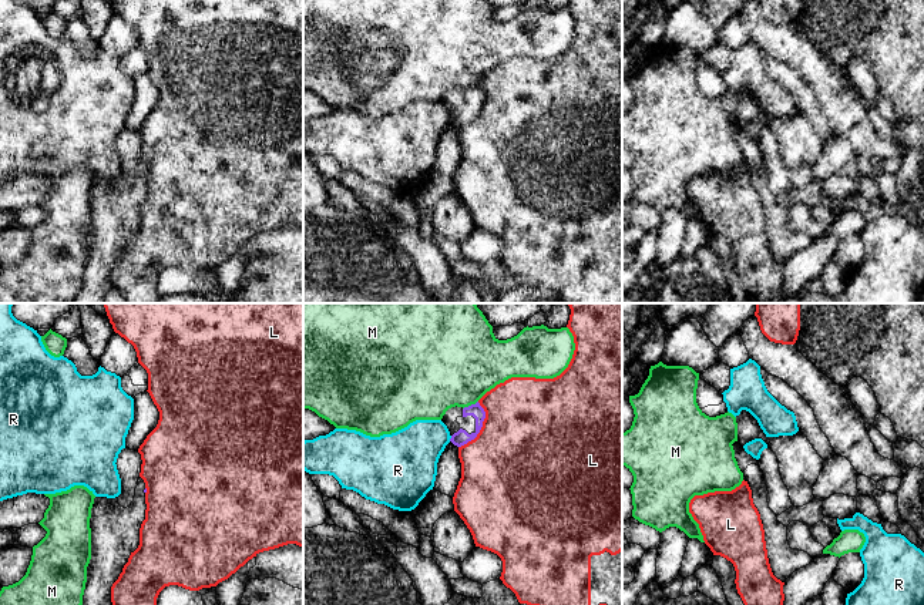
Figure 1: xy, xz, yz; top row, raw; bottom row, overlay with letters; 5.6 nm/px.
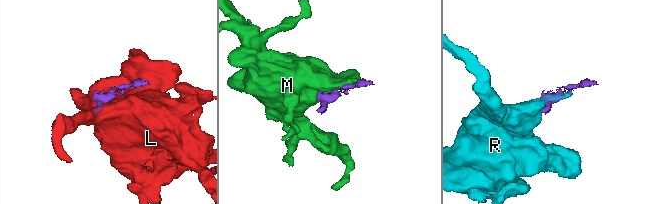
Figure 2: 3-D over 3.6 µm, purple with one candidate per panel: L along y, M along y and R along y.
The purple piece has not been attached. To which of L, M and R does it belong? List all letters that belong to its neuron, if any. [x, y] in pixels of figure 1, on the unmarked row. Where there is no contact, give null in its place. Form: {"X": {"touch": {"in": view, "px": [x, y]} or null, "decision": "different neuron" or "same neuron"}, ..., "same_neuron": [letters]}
{"L": {"touch": {"in": "xz", "px": [481, 107]}, "decision": "different neuron"}, "M": {"touch": {"in": "xz", "px": [471, 86]}, "decision": "different neuron"}, "R": {"touch": {"in": "xz", "px": [450, 120]}, "decision": "different neuron"}, "same_neuron": []}

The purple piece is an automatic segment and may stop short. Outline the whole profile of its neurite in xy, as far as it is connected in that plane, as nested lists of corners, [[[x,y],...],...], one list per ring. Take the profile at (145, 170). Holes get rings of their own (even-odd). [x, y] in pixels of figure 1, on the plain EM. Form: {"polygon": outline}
{"polygon": [[[140,158],[134,182],[124,189],[118,185],[118,178],[95,178],[91,189],[91,241],[87,248],[87,263],[83,276],[83,286],[71,303],[104,303],[105,293],[112,289],[111,268],[122,253],[130,236],[140,226],[140,209],[145,201],[145,164]]]}

